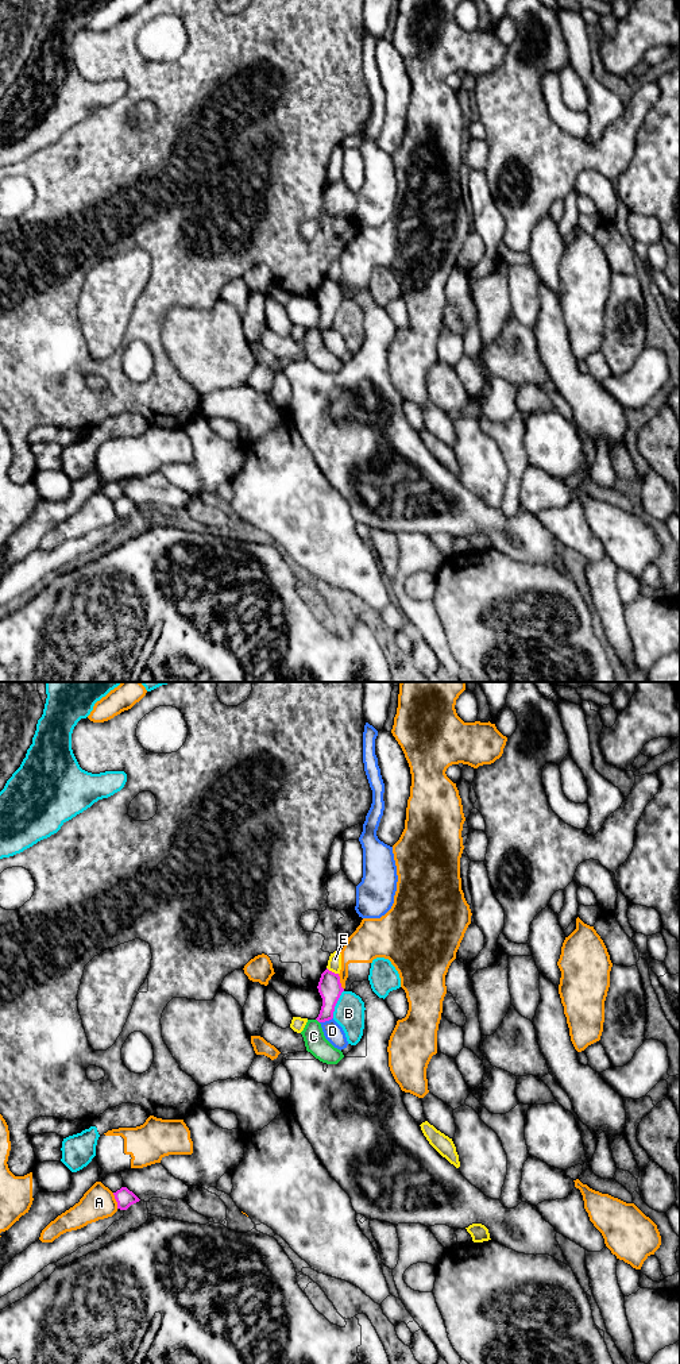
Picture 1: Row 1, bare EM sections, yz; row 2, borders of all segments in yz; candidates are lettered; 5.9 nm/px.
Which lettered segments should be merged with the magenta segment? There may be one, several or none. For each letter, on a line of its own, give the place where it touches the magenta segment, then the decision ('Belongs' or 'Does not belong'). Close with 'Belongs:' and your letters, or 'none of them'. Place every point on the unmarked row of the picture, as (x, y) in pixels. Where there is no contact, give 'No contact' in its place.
A: Touches magenta at yz (116, 509). Does not belong
B: Touches magenta at yz (336, 311). Does not belong
C: Touches magenta at yz (317, 328). Does not belong
D: Touches magenta at yz (325, 328). Does not belong
E: Touches magenta at yz (331, 280). Does not belong
Belongs: none of them

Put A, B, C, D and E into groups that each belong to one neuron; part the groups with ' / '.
A / B / C / D / E

